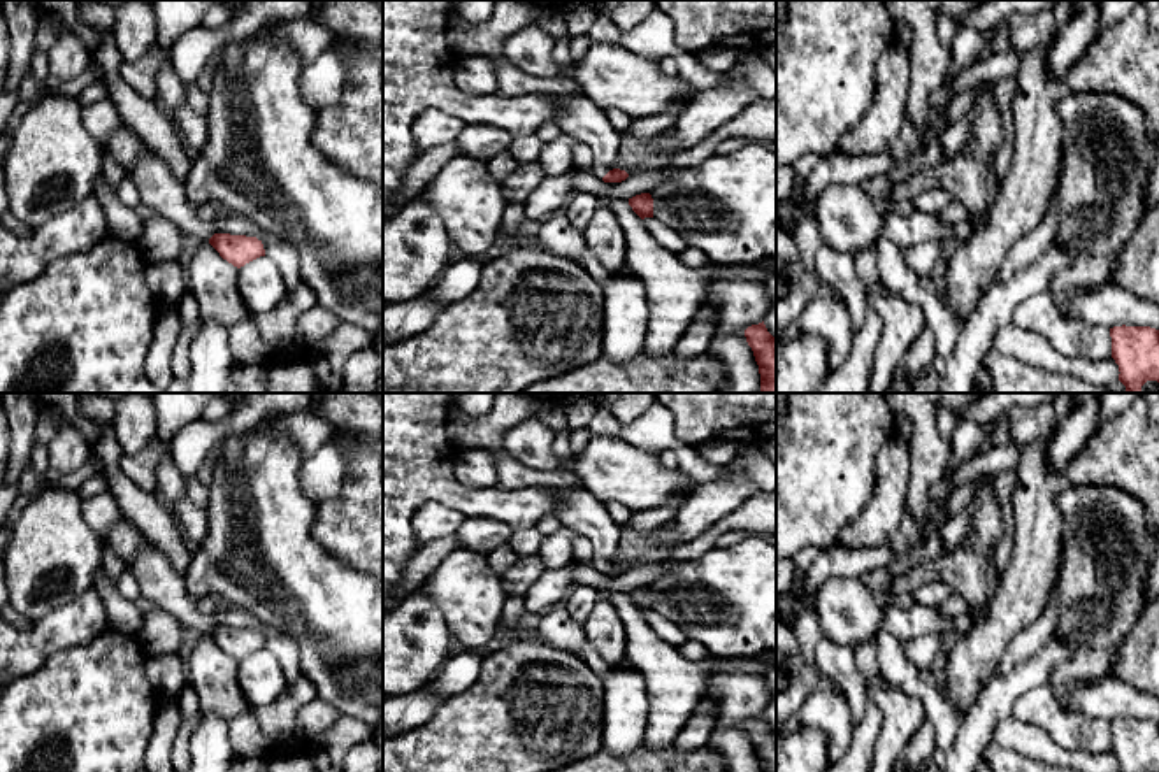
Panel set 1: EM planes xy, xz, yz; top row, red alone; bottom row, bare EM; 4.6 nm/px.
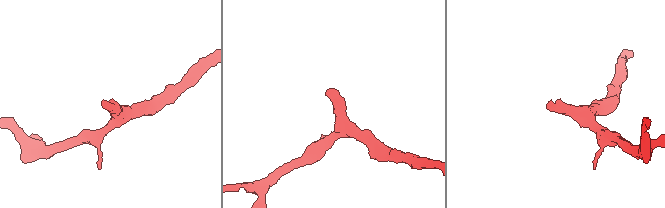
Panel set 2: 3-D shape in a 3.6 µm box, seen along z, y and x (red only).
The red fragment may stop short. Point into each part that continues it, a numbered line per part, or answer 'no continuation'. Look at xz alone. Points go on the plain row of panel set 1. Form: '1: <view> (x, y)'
1: xz (576, 509)

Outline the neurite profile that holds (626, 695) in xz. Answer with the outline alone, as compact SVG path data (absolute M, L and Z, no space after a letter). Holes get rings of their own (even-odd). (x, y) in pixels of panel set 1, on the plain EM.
M627 658L609 668L602 677L602 747L611 754L629 754L644 742L648 688L643 674Z

